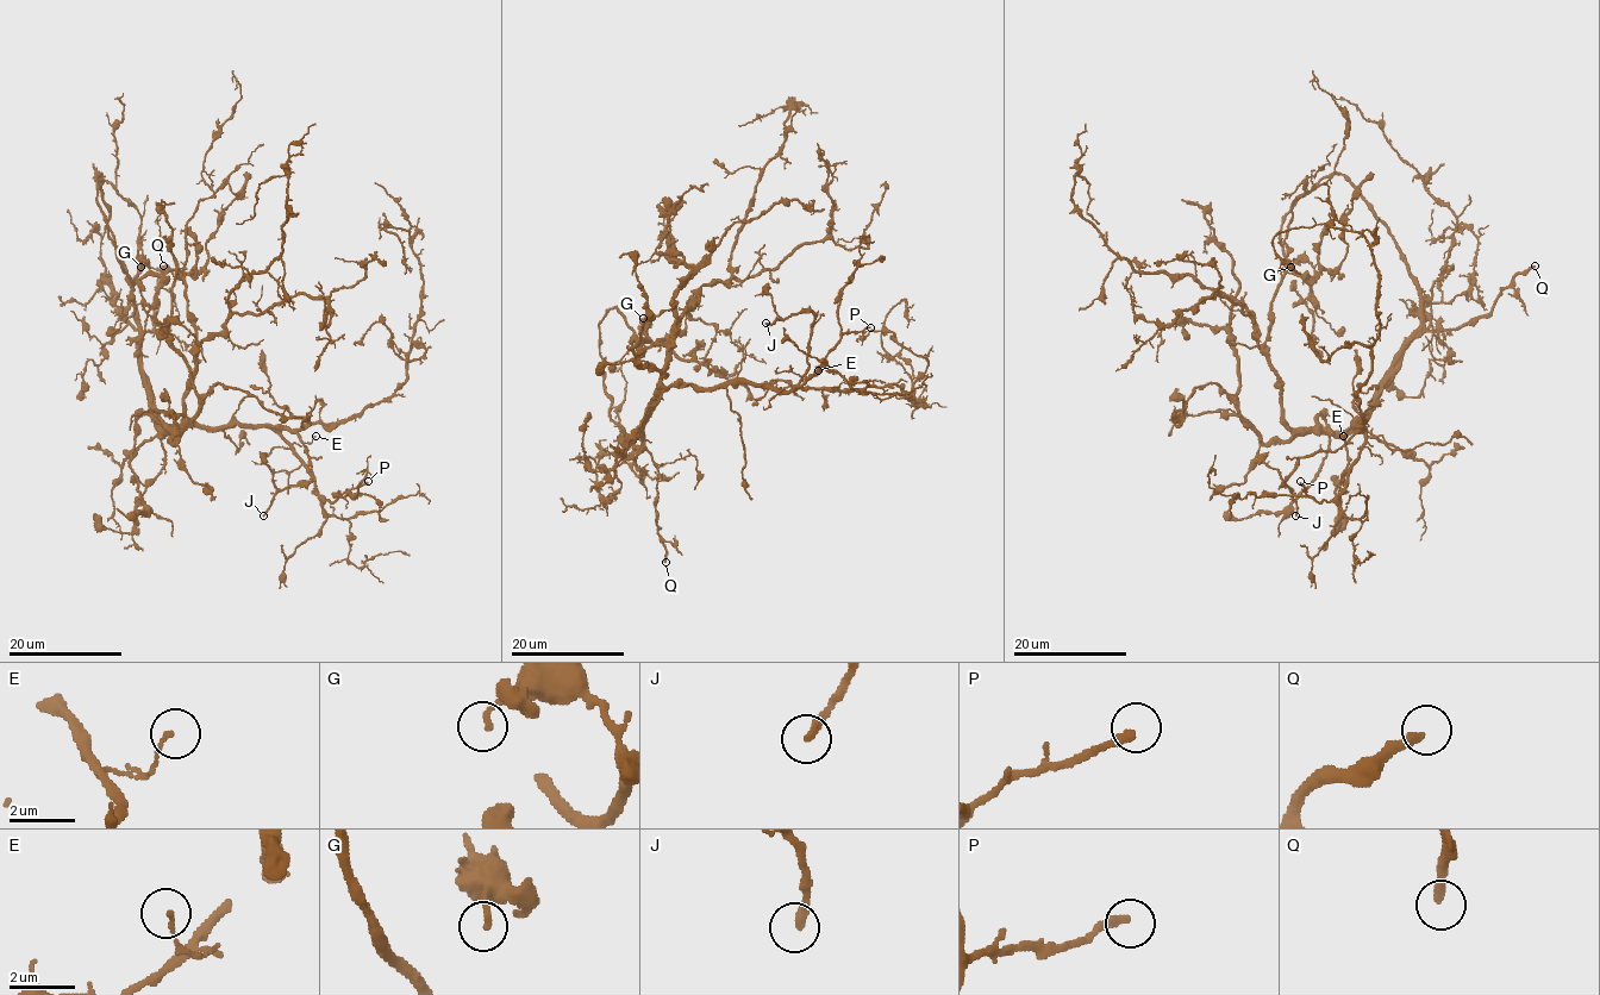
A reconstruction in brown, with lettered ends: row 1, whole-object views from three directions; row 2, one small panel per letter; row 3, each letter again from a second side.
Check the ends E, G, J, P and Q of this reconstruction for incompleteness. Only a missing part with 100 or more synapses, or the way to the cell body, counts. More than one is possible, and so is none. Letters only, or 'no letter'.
Q

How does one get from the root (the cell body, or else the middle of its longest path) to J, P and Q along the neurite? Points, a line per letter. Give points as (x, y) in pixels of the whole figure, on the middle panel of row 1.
J: (651, 408), (674, 385), (752, 383), (791, 390), (808, 369), (813, 315), (799, 312), (766, 323)
P: (651, 408), (674, 385), (712, 387), (752, 383), (789, 392), (817, 373), (844, 333), (870, 327)
Q: (651, 408), (644, 417), (644, 446), (658, 471), (655, 513), (660, 539), (666, 545), (666, 562)

